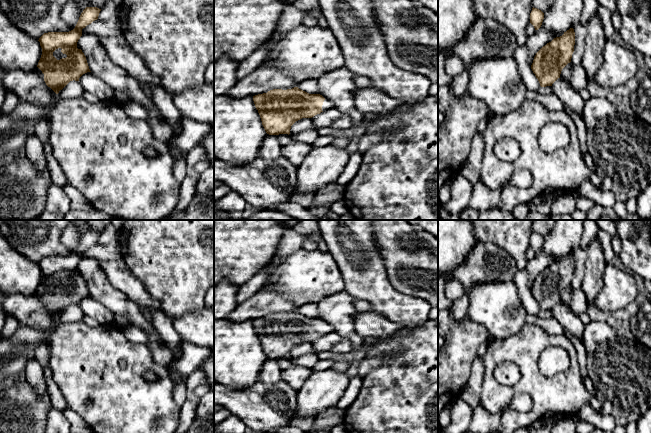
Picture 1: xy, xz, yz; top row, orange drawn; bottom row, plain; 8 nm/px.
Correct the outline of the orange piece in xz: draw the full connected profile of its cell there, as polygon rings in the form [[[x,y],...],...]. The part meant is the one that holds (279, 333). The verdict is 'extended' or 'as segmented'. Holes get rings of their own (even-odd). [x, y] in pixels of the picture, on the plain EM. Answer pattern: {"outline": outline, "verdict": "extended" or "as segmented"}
{"outline": [[[298,311],[273,313],[253,320],[262,349],[269,359],[290,358],[291,350],[302,342],[312,342],[335,332],[330,324],[320,318],[309,318]]], "verdict": "extended"}

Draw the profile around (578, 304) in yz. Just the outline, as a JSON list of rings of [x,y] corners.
[[[581,288],[573,291],[572,300],[569,305],[573,313],[577,316],[587,312],[588,305],[585,294]]]

